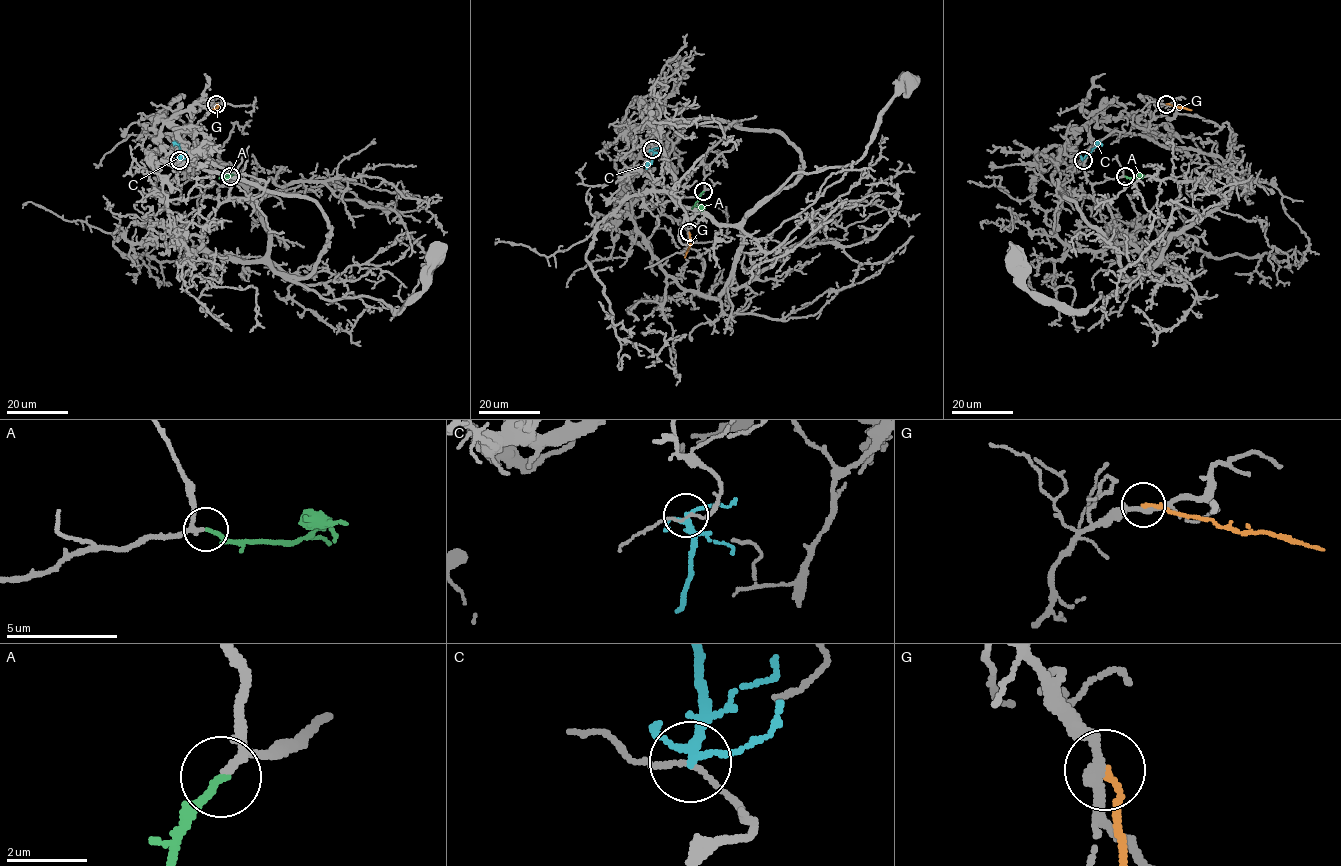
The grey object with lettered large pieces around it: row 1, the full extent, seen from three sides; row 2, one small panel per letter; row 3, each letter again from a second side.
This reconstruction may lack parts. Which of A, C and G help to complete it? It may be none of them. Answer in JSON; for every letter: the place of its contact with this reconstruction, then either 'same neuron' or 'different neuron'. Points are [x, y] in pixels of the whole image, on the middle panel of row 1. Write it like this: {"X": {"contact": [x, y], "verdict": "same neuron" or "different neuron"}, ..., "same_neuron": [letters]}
{"A": {"contact": [703, 191], "verdict": "same neuron"}, "C": {"contact": [652, 149], "verdict": "different neuron"}, "G": {"contact": [689, 232], "verdict": "different neuron"}, "same_neuron": ["A"]}

